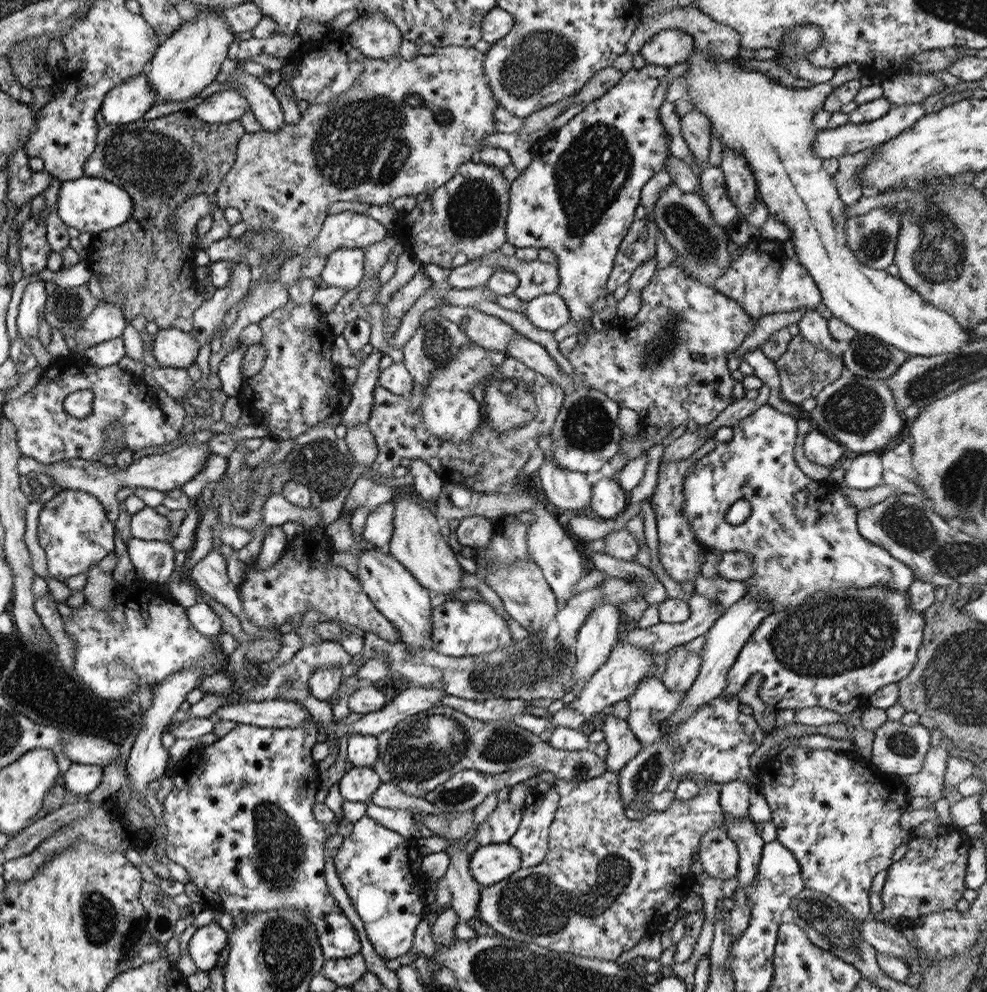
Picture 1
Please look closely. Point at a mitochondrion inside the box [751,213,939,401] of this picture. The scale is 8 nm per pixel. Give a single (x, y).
(871, 356)

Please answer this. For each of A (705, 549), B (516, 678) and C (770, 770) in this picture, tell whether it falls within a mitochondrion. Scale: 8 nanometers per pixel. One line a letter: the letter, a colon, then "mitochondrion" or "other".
A: other
B: mitochondrion
C: other

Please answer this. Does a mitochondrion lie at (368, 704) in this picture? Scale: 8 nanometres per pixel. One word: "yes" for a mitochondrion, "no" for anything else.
no

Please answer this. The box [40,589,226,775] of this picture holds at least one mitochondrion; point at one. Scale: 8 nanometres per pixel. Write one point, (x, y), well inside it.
(129, 666)

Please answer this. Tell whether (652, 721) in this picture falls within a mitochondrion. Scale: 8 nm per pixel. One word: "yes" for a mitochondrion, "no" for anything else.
yes

